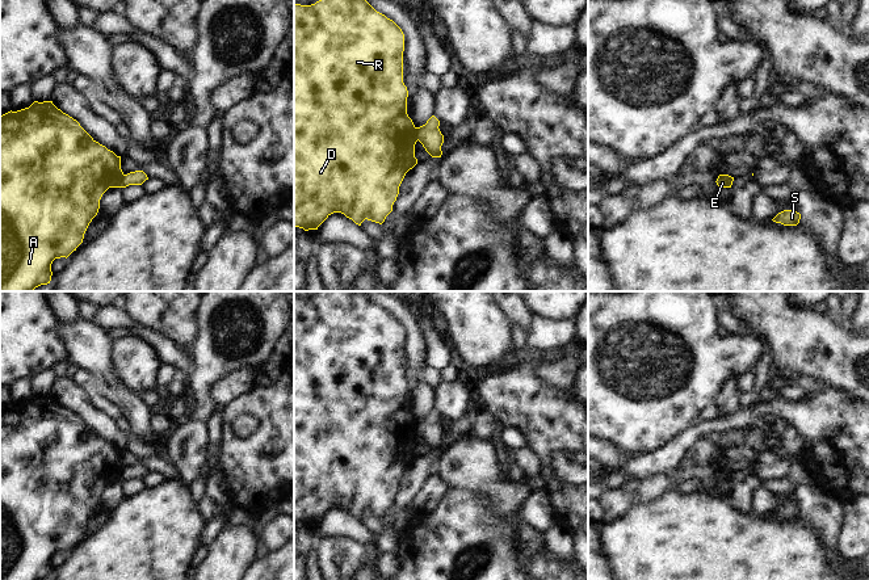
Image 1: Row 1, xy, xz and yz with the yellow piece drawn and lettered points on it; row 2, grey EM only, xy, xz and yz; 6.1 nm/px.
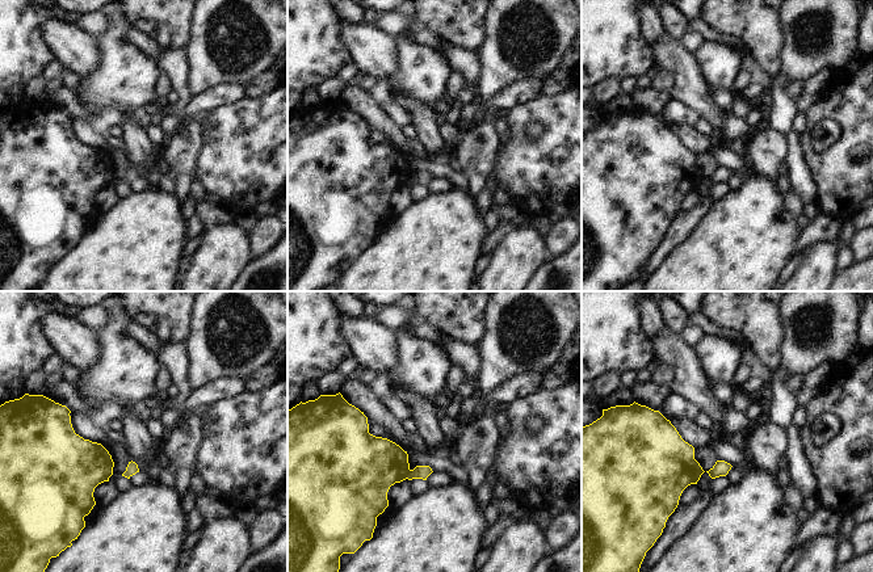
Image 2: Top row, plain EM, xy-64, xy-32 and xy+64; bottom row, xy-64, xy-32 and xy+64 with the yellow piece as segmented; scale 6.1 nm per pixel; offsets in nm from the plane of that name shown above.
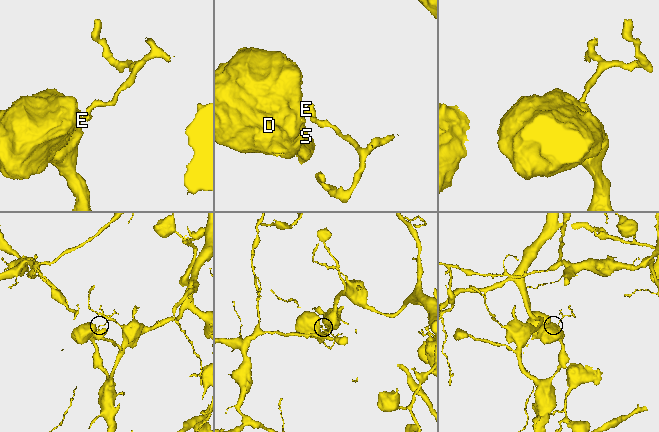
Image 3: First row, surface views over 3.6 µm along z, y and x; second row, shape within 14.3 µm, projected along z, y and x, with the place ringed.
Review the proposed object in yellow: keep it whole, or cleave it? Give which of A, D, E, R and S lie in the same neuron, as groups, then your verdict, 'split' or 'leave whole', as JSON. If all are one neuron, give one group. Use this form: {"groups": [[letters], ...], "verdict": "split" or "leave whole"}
{"groups": [["A", "D", "R", "S"], ["E"]], "verdict": "split"}

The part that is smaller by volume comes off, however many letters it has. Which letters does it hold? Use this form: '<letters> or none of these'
E

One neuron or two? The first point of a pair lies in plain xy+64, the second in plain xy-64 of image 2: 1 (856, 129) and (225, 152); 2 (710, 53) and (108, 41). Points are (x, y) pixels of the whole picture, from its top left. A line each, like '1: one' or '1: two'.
1: one
2: one

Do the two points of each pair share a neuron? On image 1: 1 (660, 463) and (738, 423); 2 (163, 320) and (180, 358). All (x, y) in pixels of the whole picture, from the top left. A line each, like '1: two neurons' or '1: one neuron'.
1: one neuron
2: two neurons

